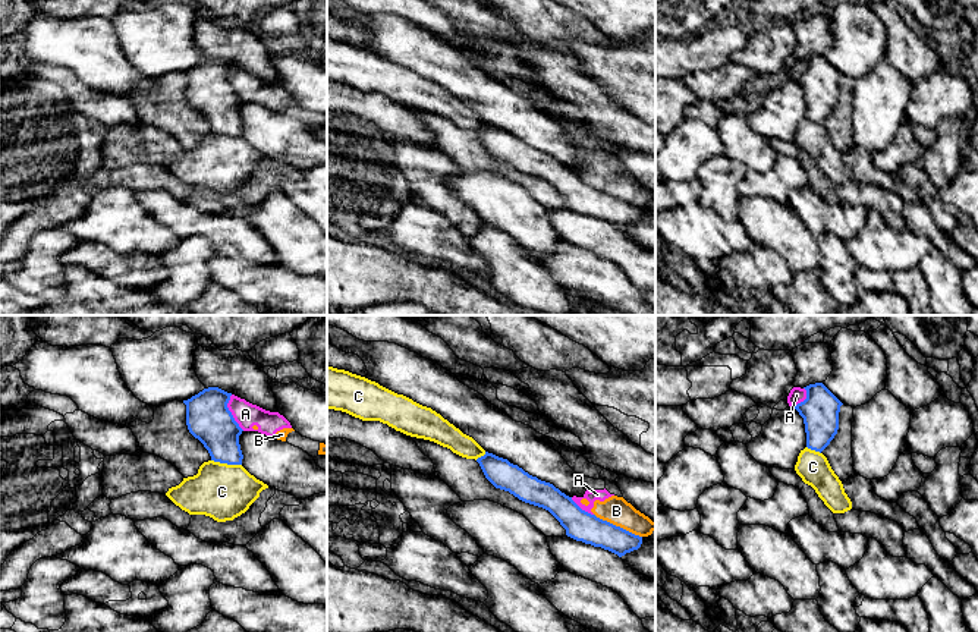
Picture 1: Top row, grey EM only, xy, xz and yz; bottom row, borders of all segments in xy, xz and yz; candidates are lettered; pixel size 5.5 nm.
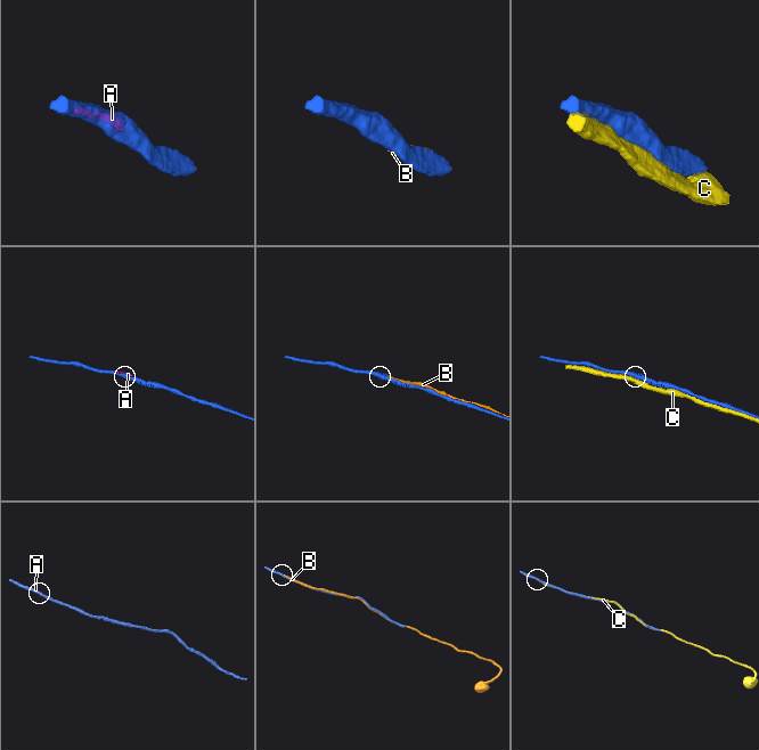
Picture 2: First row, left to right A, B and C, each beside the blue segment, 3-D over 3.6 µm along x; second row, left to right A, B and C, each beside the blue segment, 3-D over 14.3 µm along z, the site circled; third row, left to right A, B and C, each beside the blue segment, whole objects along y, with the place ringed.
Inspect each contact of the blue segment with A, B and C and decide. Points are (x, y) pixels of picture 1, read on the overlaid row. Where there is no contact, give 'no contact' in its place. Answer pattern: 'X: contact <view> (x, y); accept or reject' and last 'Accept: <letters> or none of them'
A: contact xy (230, 412); reject
B: contact xz (618, 527); reject
C: contact xy (226, 462); reject
Accept: none of them

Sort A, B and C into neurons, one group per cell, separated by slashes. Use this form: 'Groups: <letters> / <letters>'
Groups: A B / C

